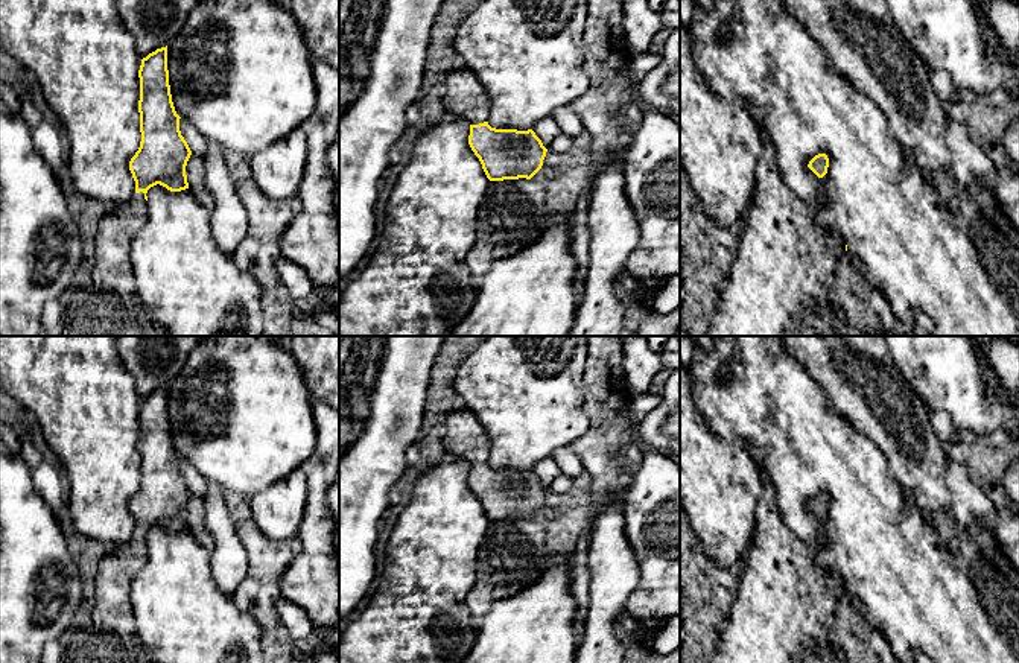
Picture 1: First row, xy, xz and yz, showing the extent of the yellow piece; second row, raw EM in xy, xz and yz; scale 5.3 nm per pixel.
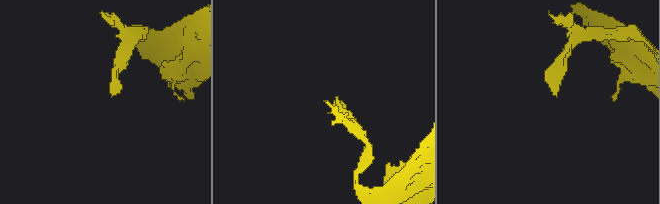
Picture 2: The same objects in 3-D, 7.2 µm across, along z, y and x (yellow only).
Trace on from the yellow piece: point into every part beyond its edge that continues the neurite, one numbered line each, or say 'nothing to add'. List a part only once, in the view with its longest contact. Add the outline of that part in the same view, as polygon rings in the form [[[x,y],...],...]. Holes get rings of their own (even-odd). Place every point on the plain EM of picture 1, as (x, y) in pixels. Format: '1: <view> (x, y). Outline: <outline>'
1: xz (464, 437). Outline: [[[465,409],[449,412],[441,418],[444,424],[443,446],[447,456],[462,458],[470,465],[488,462],[490,439],[478,417]]]

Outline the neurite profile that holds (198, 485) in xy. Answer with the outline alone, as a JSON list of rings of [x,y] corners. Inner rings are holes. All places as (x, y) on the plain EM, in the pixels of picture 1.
[[[179,459],[179,471],[184,481],[187,482],[190,491],[199,499],[204,499],[207,496],[208,481],[202,477],[186,459]]]

